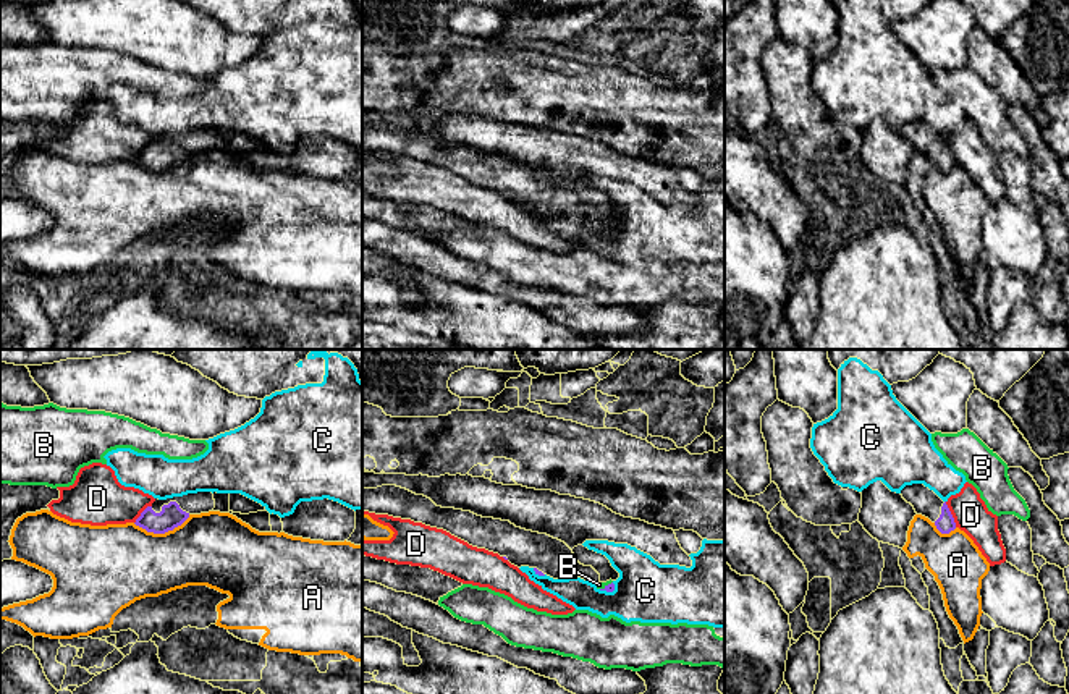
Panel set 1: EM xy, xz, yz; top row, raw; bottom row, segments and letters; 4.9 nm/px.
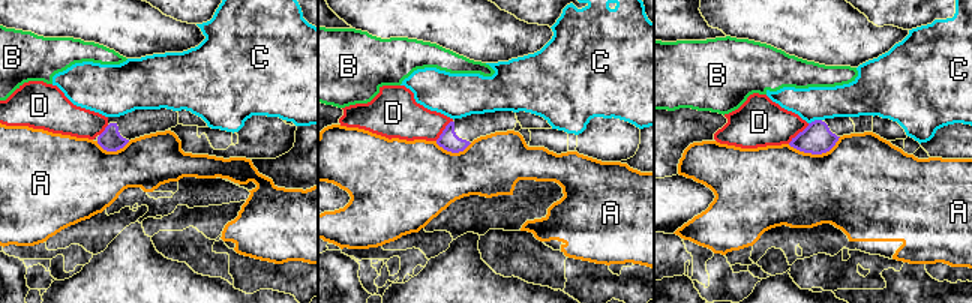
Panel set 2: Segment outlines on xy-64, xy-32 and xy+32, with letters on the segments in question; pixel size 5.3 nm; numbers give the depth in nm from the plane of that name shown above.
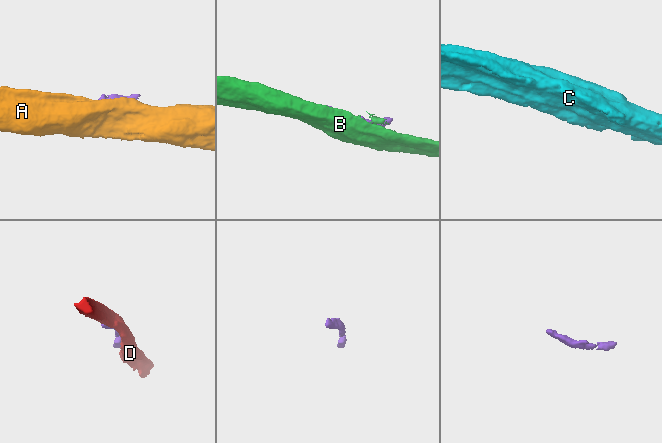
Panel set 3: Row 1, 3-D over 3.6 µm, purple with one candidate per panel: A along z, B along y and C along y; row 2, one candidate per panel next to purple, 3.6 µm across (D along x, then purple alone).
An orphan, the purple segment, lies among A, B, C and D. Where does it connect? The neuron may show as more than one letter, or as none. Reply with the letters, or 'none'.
none

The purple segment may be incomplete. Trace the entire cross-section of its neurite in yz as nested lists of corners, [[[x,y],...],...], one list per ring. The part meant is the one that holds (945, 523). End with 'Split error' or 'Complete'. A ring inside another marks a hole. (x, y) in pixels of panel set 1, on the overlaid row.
[[[923,484],[906,485],[901,495],[914,506],[917,514],[928,518],[941,534],[949,534],[956,529],[954,518],[946,501]]]. Split error

